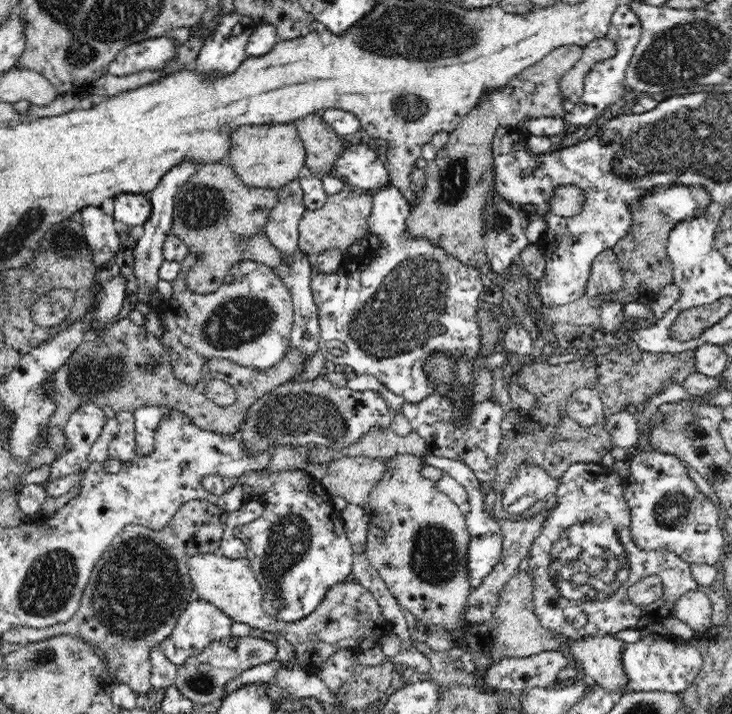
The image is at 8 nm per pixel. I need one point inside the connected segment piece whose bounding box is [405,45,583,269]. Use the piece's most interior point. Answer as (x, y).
(460, 177)

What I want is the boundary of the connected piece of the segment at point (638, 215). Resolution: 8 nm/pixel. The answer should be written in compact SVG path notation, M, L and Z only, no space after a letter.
M658 185L656 188L651 190L651 193L642 198L640 202L636 204L636 206L632 207L632 226L630 226L630 230L611 248L616 256L622 260L622 266L624 266L624 260L626 260L626 296L618 296L618 302L647 302L654 298L654 296L664 288L664 286L673 282L673 262L670 260L670 257L666 252L666 244L668 234L676 224L682 222L682 220L692 220L698 214L697 203L694 201L694 194L692 194L692 190L694 190L694 185L672 185L672 186L662 186Z

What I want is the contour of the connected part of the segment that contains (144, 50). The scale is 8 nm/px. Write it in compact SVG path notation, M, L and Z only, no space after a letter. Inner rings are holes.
M156 37L126 46L116 54L116 58L109 65L109 73L113 76L127 76L144 70L162 71L172 58L176 58L178 46L174 39Z

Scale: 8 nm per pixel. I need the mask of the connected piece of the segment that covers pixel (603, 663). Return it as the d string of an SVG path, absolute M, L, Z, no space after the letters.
M612 635L569 640L569 656L589 678L608 692L626 691L628 677L623 667L623 642Z

